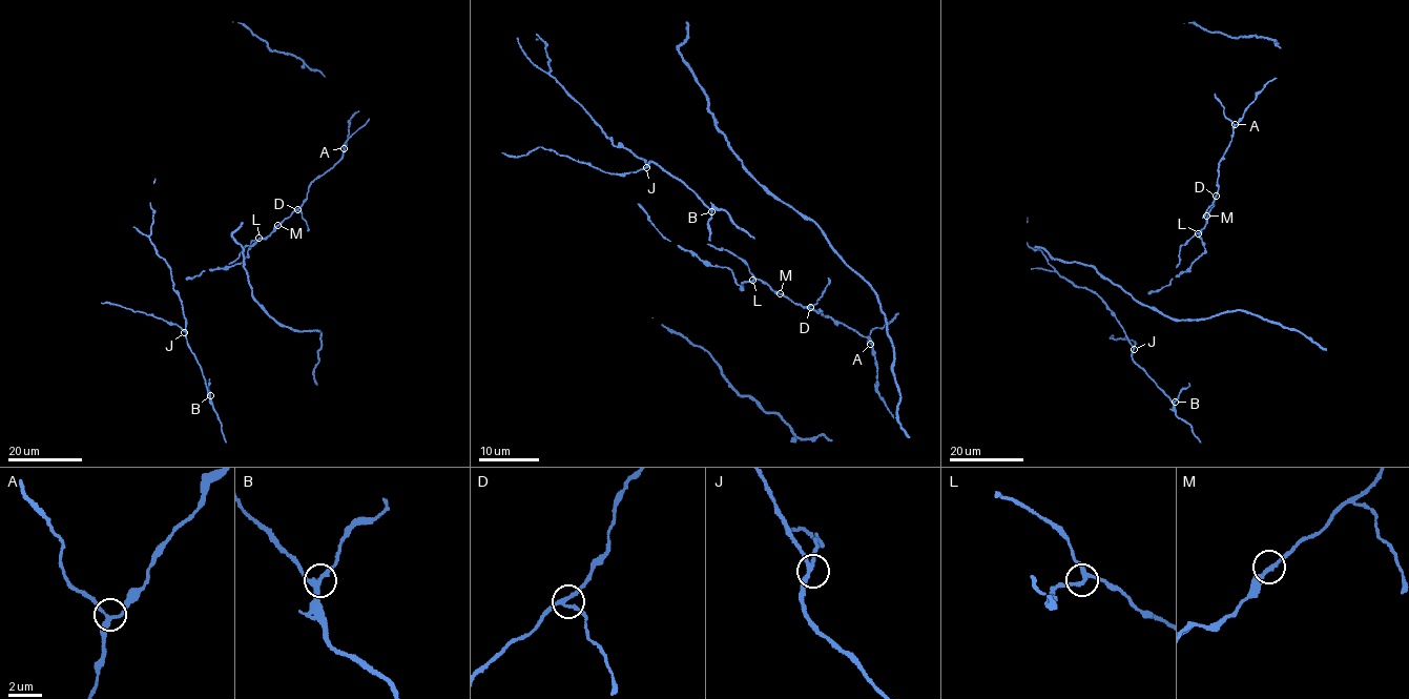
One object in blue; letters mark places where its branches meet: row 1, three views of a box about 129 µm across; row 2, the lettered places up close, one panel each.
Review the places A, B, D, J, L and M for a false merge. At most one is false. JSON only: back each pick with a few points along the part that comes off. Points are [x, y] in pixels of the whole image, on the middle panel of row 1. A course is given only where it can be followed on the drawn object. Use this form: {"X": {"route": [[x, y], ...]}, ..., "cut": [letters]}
{"B": {"route": [[711, 211], [707, 221], [709, 238]]}, "cut": ["B"]}

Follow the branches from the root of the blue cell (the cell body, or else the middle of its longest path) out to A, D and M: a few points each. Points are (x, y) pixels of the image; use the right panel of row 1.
A: (1199, 232), (1213, 207), (1220, 162), (1231, 140), (1235, 124)
D: (1199, 232), (1216, 196)
M: (1199, 232), (1206, 216)

